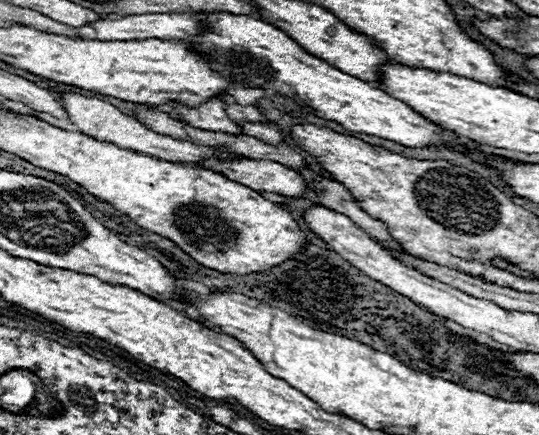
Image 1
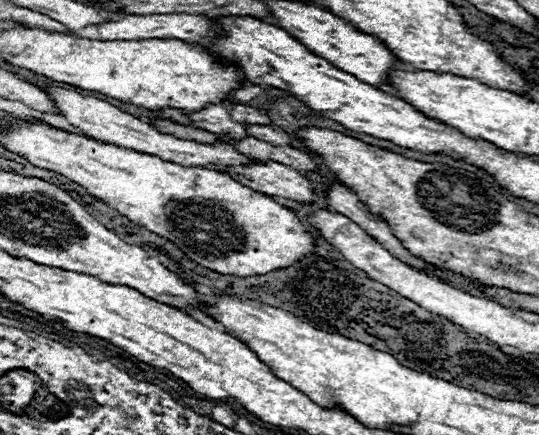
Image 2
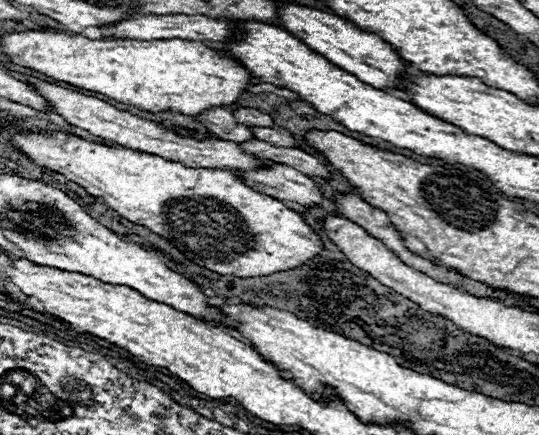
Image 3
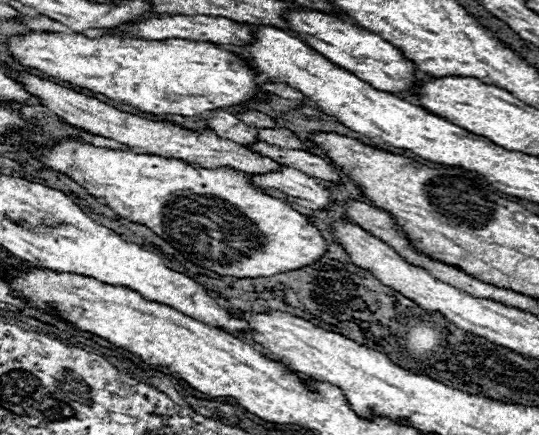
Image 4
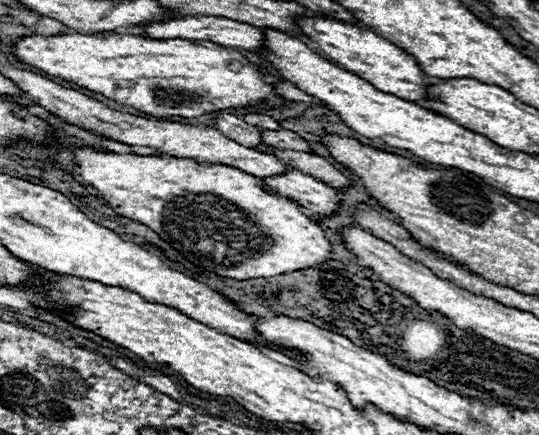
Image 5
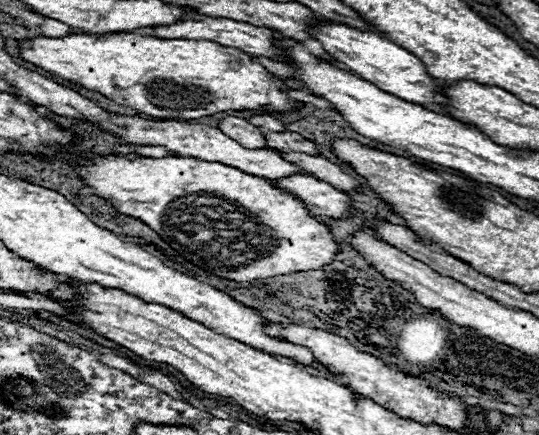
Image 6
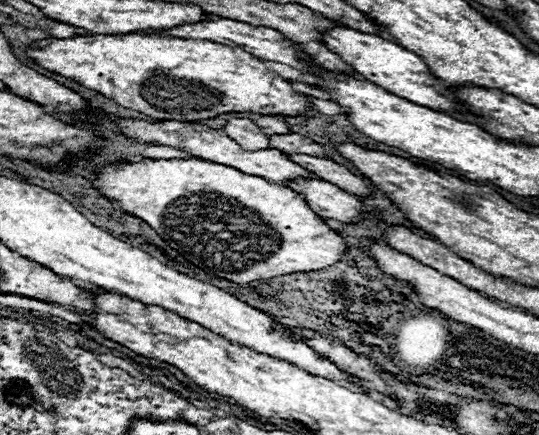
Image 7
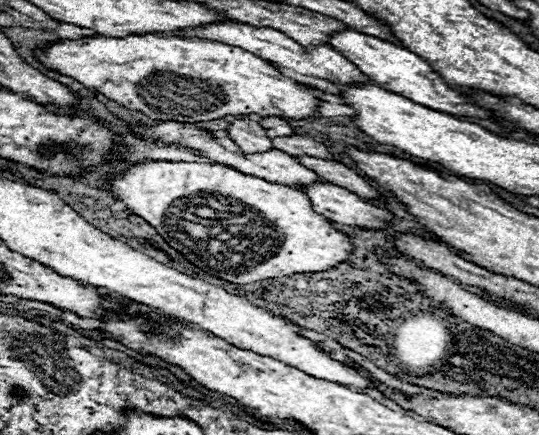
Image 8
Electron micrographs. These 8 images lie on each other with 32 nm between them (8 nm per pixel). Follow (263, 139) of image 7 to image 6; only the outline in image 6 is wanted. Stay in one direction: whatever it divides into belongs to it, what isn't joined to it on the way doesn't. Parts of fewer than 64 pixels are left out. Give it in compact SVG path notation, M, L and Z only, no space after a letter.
M226 116L220 122L220 130L222 134L230 136L232 140L236 140L238 144L242 144L244 148L256 150L256 148L266 148L266 140L262 136L262 130L258 126L252 126L250 122L246 122L244 118L236 118L236 116Z

